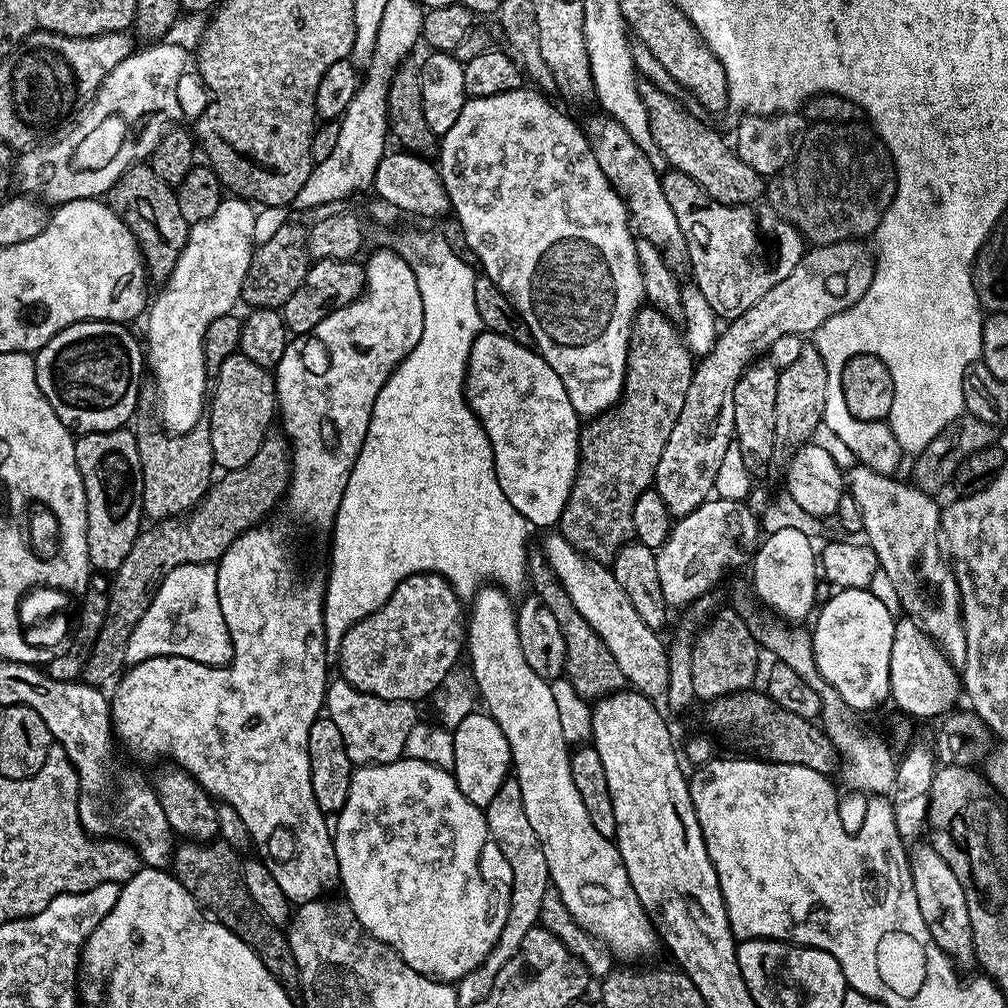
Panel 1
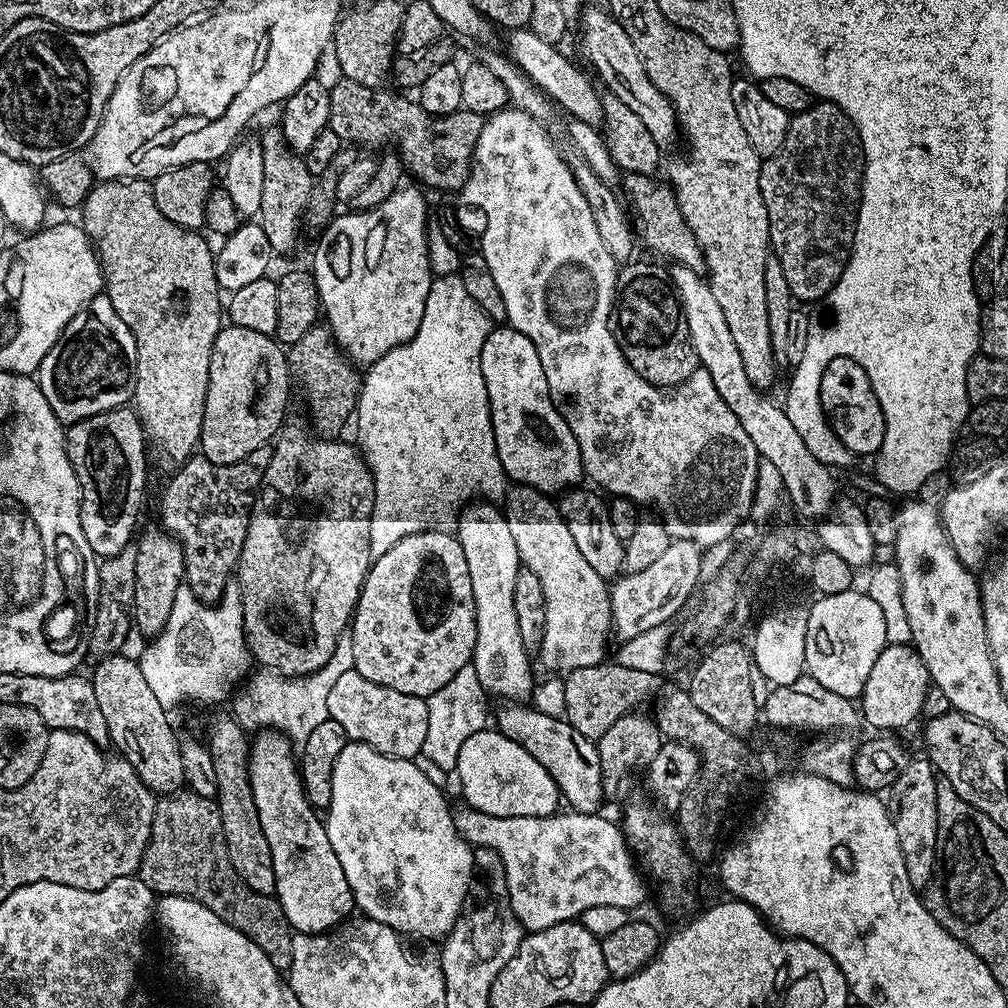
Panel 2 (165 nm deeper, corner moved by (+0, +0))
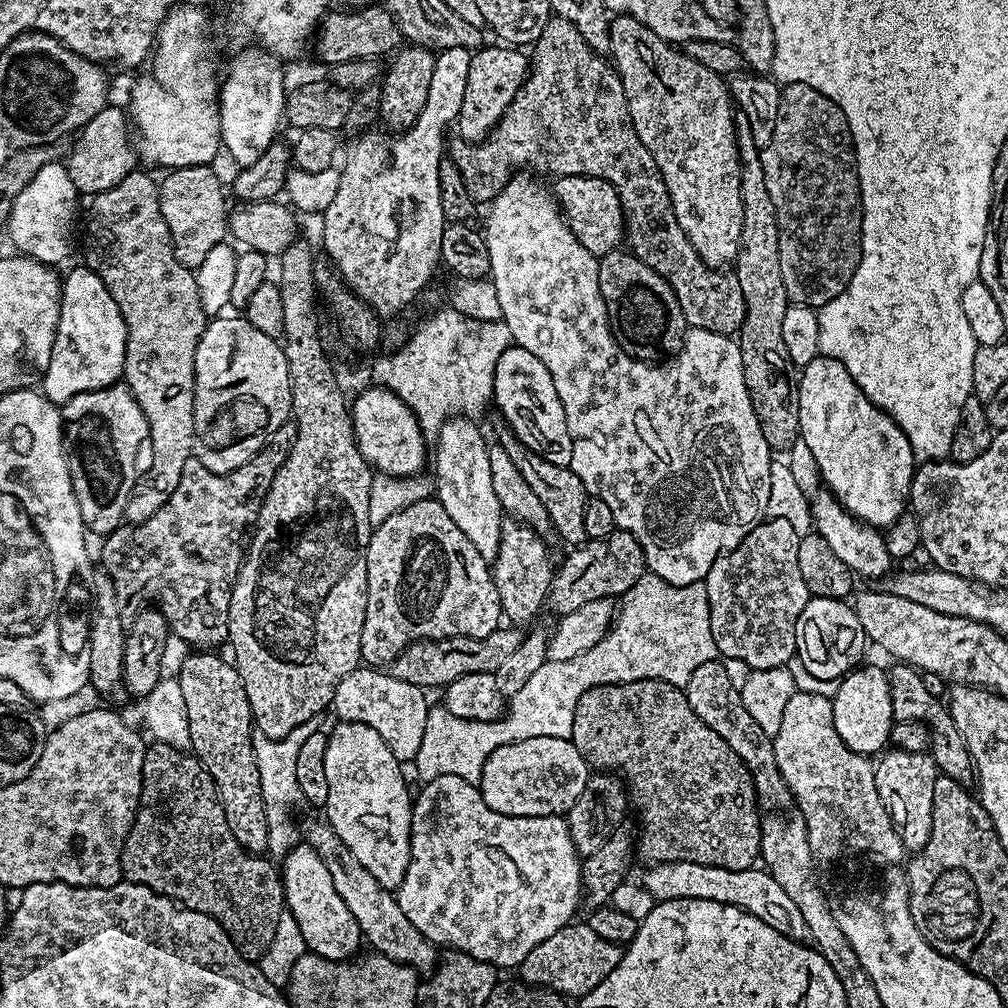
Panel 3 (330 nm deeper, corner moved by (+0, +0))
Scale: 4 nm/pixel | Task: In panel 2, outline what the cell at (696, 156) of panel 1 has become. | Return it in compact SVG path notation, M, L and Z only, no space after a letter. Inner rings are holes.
M588 6L578 16L580 40L584 43L584 52L588 55L593 70L600 75L601 82L608 87L607 91L619 98L622 106L630 106L630 110L638 114L639 120L644 123L646 130L650 130L650 138L654 138L656 144L667 146L674 143L676 136L678 140L678 121L672 103L666 98L666 94L662 94L650 82L650 78L646 78L642 58L638 58L638 50L634 50L634 42L630 42L626 30L622 30L622 26L603 7L600 8Z

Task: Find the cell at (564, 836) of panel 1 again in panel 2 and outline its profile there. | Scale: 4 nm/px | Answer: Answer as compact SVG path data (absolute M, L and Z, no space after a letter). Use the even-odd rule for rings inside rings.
M472 502L463 509L454 535L466 554L470 569L470 586L474 590L476 611L476 645L471 669L474 680L504 702L524 702L533 695L530 654L522 646L518 617L514 611L514 581L521 570L518 545L514 543L510 522L503 511L492 502Z

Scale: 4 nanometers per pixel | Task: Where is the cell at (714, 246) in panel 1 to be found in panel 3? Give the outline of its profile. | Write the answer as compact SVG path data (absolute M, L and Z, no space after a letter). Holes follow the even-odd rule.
M560 176L557 181L554 187L556 203L560 205L574 238L578 238L578 242L582 242L582 246L597 258L619 249L625 243L626 229L624 211L614 186L593 176Z

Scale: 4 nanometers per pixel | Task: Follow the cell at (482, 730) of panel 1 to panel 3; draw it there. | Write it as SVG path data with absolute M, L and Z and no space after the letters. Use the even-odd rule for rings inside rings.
M526 738L498 746L486 766L482 766L478 785L490 810L507 816L564 816L578 802L590 775L588 763L578 754L569 738Z

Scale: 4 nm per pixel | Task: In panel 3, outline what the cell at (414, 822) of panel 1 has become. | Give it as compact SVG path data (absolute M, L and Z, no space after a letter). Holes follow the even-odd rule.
M337 723L336 729L328 732L326 746L326 782L330 786L328 803L326 805L327 823L338 834L338 838L362 862L370 874L382 887L395 890L400 887L402 878L408 869L412 857L412 805L413 793L408 793L408 784L400 773L401 761L394 758L390 746L378 734L378 730L370 730L370 726L361 724Z

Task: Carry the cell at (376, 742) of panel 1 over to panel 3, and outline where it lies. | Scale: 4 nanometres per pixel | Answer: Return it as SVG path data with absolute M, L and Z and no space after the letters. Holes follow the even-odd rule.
M361 666L336 684L330 708L340 715L343 723L361 724L370 726L370 730L378 730L396 760L412 762L418 754L418 746L422 746L422 734L426 731L430 701L424 696L427 696L425 689L417 684L402 682L402 678L394 678L387 671L372 666Z

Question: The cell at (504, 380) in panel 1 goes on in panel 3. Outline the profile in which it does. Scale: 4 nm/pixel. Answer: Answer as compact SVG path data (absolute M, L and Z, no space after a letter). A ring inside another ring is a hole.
M513 346L498 358L492 399L495 407L500 407L499 415L512 427L518 439L534 450L534 454L546 458L546 462L554 462L554 466L571 465L572 439L558 390L554 390L554 378L550 378L550 370L546 370L530 350Z

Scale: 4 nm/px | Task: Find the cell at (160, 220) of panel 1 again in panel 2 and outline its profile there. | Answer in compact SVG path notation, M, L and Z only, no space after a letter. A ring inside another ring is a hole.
M102 180L93 183L88 197L84 199L83 212L82 227L96 250L100 268L104 272L104 292L114 310L118 310L118 318L122 318L130 334L134 334L134 411L140 418L147 443L154 453L155 467L157 464L165 474L171 474L188 461L200 443L212 347L222 327L222 289L216 277L214 248L200 237L199 231L170 222L170 218L158 210L151 183L146 180Z

